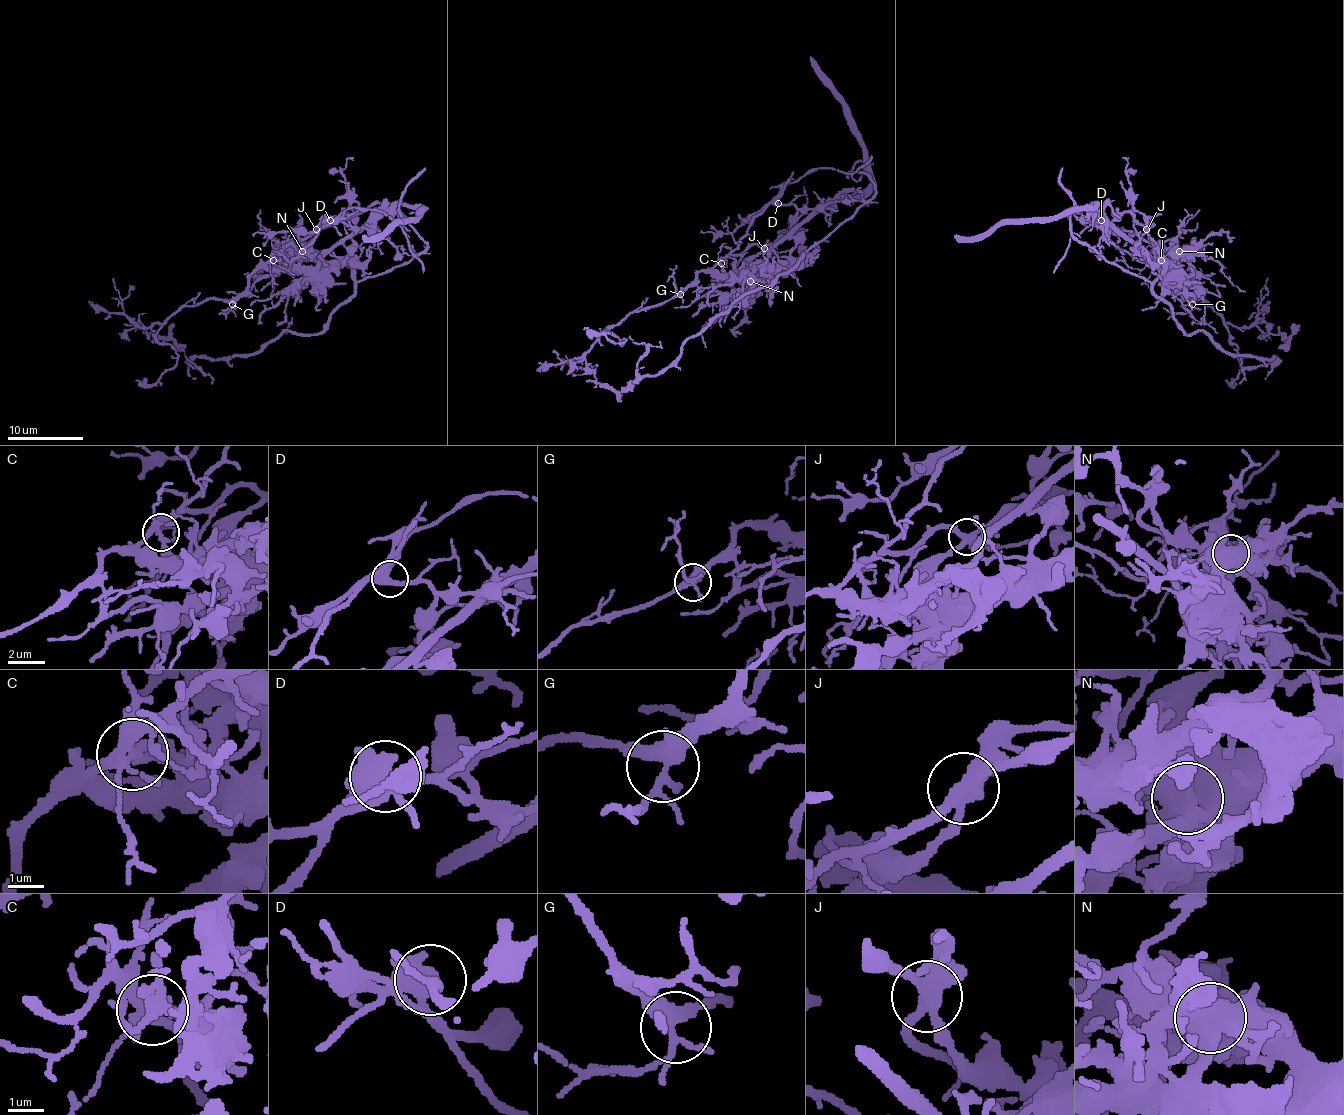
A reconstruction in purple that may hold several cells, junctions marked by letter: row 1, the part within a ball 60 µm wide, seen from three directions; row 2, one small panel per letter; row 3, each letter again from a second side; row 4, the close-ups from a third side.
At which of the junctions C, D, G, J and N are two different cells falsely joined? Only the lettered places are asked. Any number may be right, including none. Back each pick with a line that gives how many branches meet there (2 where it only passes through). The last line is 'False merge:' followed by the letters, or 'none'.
C: 5
J: 3
N: 1
False merge: C, J, N

